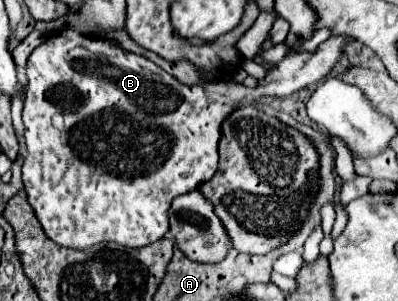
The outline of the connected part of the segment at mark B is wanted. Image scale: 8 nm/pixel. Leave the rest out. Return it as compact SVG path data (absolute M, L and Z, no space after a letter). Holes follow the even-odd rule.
M72 29L54 31L52 37L36 47L28 59L30 81L22 111L26 137L22 181L44 233L48 239L56 241L56 245L68 249L86 249L102 241L114 241L124 247L144 247L162 239L170 229L168 209L172 199L198 189L200 183L214 177L218 169L222 121L236 107L250 105L258 97L286 97L322 81L340 61L348 41L348 35L332 35L320 43L314 53L286 55L254 89L232 81L188 87L146 57L134 55L96 37L80 35ZM56 115L62 117L64 131L52 125Z

